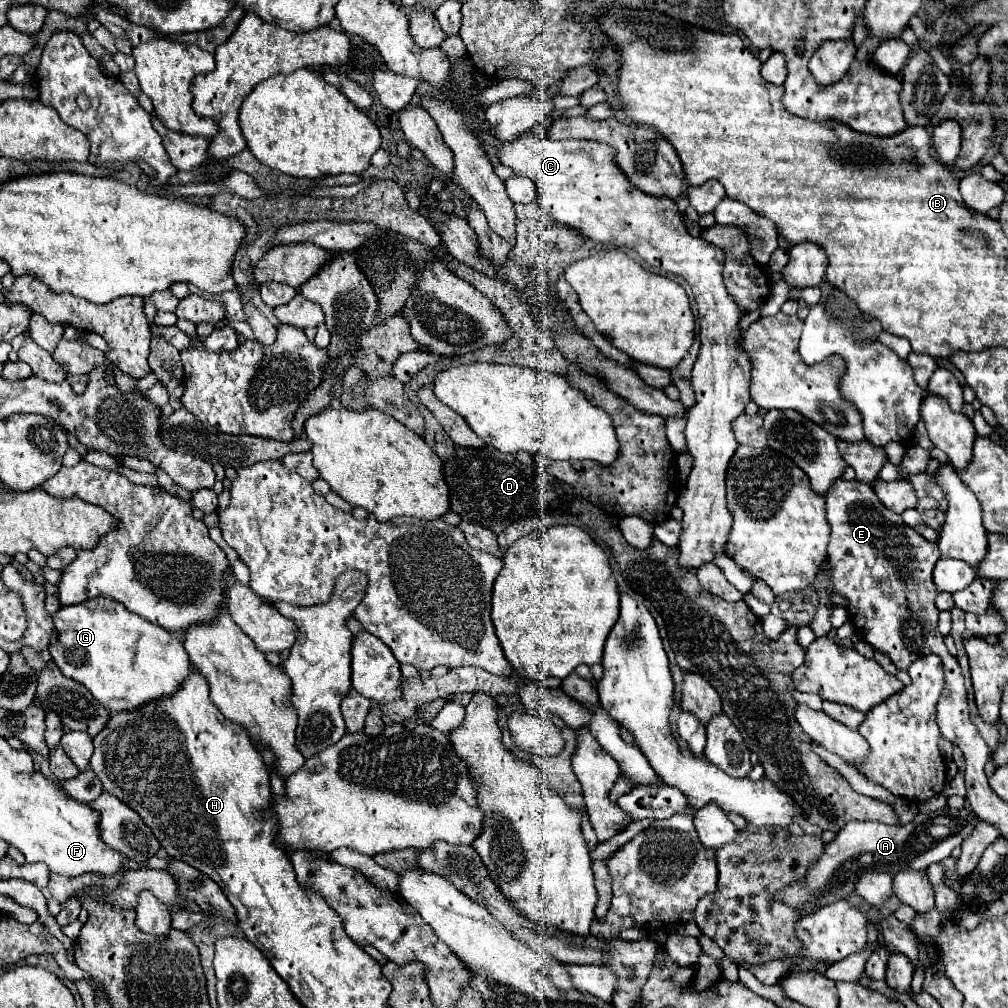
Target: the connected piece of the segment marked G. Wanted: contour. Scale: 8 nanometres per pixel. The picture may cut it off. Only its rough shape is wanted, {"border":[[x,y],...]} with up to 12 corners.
{"border":[[108,597],[62,606],[48,647],[108,711],[192,669],[174,633]]}

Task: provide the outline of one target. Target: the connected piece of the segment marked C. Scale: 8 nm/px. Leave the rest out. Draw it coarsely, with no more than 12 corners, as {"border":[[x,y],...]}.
{"border":[[500,145],[540,207],[690,285],[702,345],[678,561],[724,553],[732,423],[752,401],[722,249],[608,145]]}

